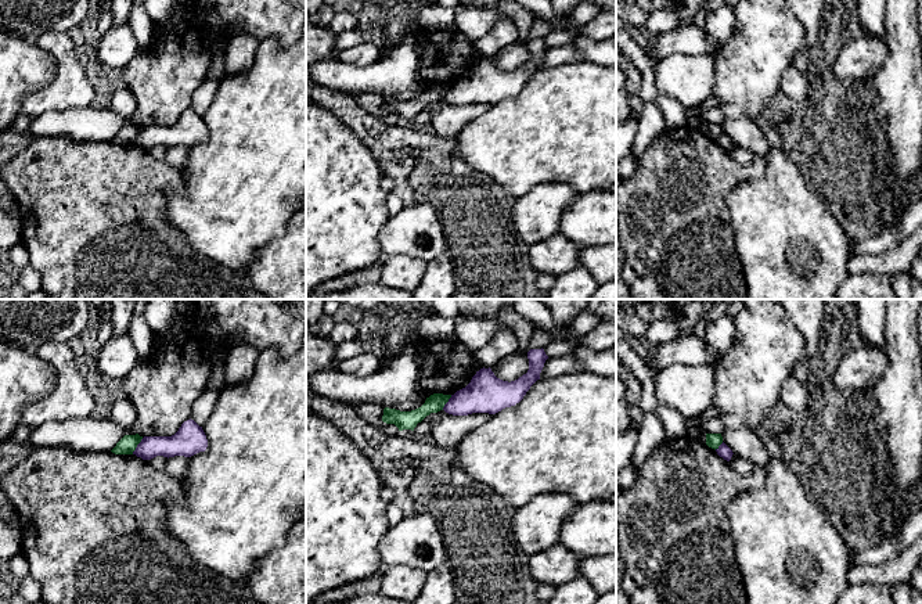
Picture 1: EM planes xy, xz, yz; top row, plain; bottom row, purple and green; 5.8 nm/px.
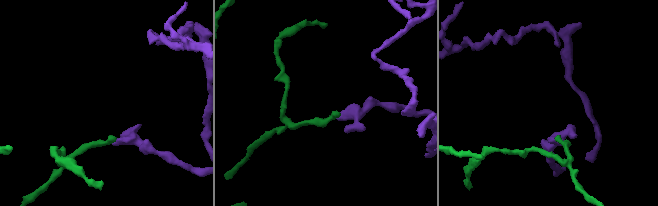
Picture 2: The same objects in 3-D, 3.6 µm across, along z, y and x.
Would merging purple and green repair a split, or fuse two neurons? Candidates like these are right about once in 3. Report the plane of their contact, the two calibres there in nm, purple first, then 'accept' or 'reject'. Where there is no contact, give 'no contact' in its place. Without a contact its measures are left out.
xy | 140/100 nm | reject

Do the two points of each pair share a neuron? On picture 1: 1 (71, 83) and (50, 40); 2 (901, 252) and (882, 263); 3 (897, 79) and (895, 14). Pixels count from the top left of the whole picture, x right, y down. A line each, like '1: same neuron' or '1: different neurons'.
1: same neuron
2: same neuron
3: same neuron

